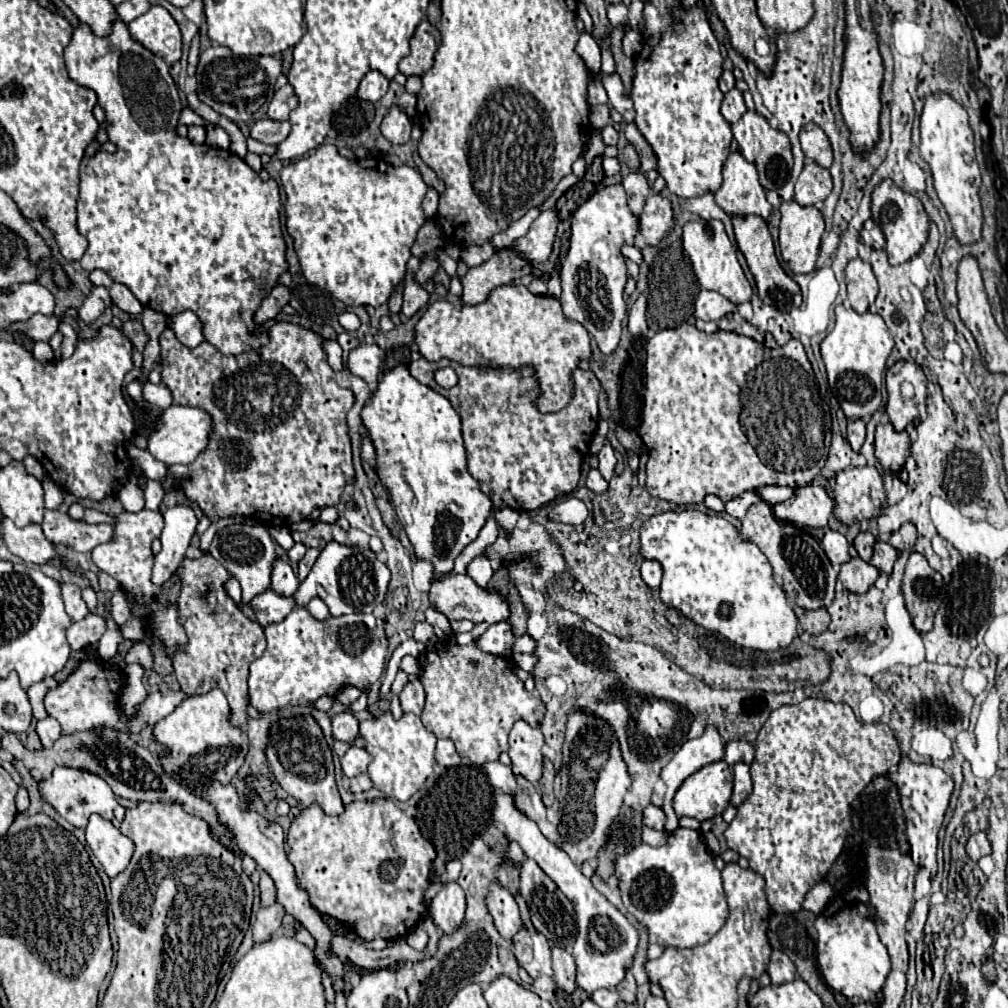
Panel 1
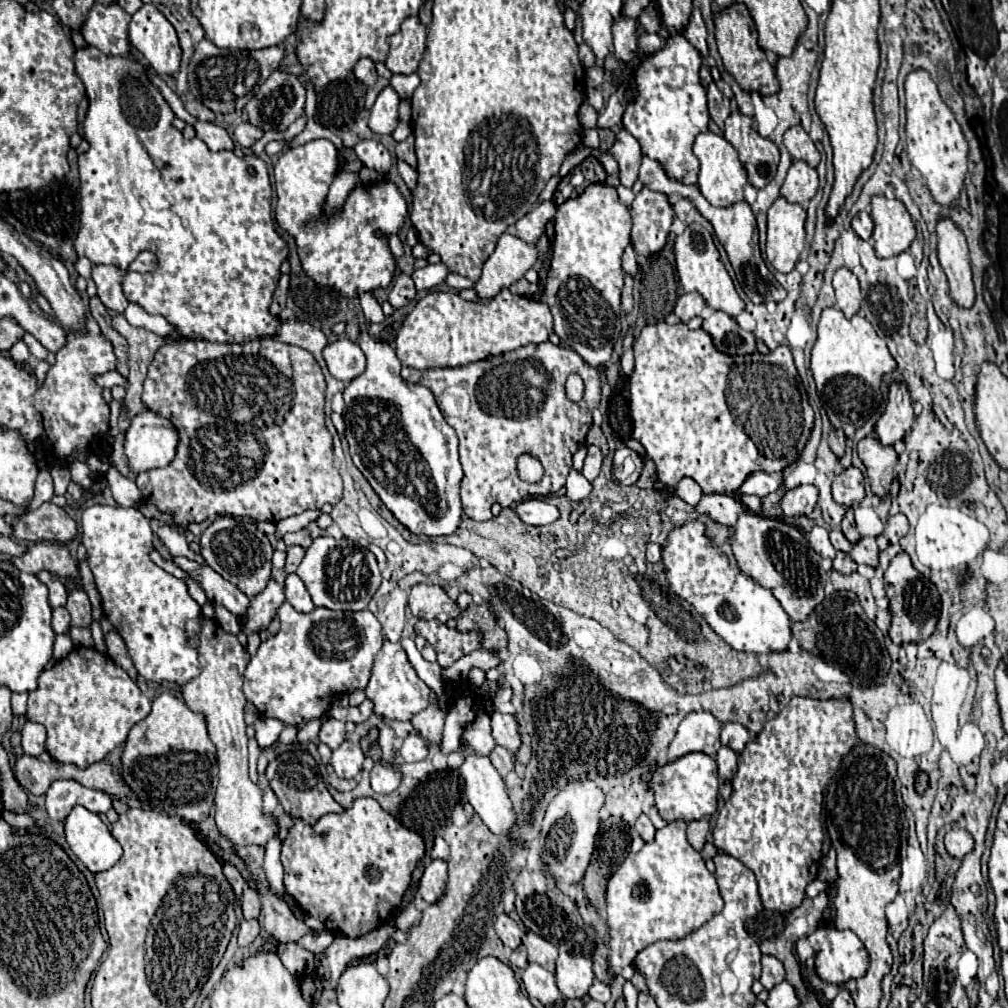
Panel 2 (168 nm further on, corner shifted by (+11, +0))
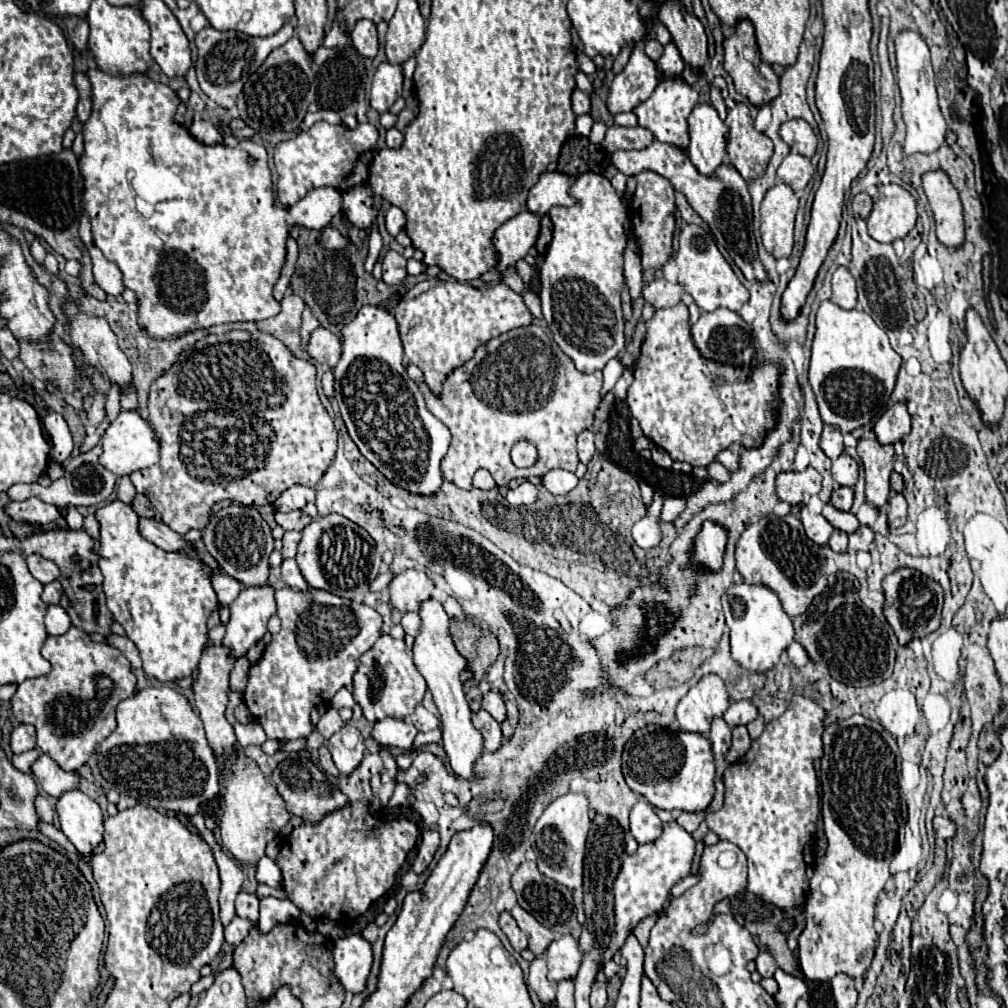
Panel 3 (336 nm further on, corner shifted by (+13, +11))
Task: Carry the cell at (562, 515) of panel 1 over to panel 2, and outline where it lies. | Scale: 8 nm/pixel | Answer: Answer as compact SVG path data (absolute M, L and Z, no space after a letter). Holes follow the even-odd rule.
M525 499L517 505L517 515L527 525L549 525L559 517L559 509L543 499Z

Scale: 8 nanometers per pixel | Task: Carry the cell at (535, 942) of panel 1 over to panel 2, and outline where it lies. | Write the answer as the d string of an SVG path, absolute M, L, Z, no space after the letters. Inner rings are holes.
M531 963L523 971L523 983L525 983L525 989L527 989L529 997L539 999L545 1007L549 1007L557 999L561 999L561 993L559 993L559 989L555 985L553 973L549 973L547 969L543 969L541 965L533 965Z

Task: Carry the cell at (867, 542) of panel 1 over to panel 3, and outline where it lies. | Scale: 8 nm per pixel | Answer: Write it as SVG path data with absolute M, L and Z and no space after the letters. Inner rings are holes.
M839 486L833 490L833 496L831 496L831 504L837 508L837 510L843 510L843 512L849 512L851 504L853 504L853 488L845 488L845 486Z

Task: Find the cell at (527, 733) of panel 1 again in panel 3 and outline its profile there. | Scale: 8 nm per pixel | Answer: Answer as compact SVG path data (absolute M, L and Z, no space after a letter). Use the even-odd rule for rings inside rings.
M489 692L483 696L483 702L481 706L497 720L497 722L503 722L507 718L507 710L505 710L505 702L501 698L499 692Z

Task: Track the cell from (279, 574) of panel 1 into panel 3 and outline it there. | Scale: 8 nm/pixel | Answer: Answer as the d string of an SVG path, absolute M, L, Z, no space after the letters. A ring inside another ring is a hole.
M269 584L243 588L229 608L231 618L223 644L231 648L233 658L239 658L267 632L267 620L275 614L275 590Z

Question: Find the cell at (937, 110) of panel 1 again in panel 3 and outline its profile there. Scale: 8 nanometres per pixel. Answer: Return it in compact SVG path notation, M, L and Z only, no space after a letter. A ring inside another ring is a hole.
M901 32L895 40L895 50L897 50L897 84L901 90L901 110L903 110L903 120L907 126L907 142L905 142L905 152L937 152L947 136L947 122L941 114L939 108L939 98L935 90L935 76L929 60L929 48L925 40L917 32Z

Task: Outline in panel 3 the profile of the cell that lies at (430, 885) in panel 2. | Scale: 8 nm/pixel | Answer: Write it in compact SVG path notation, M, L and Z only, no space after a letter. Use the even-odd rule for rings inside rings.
M423 830L421 842L419 842L419 850L417 850L417 858L415 858L411 870L421 876L425 872L425 868L431 864L437 848L439 848L439 832Z

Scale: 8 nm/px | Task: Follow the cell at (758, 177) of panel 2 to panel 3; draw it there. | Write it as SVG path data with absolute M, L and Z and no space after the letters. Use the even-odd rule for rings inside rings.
M737 104L735 108L727 110L725 124L729 126L727 154L731 164L745 180L763 176L773 154L771 138L755 130L745 104Z

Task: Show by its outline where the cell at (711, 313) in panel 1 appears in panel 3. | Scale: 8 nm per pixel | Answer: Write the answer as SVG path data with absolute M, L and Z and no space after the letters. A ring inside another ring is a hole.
M665 278L649 280L649 284L643 290L645 302L653 304L655 308L671 308L679 304L685 298L685 288L681 284L671 284Z

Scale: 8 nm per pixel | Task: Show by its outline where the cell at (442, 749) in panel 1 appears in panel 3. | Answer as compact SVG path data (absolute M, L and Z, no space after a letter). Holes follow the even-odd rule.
M385 718L375 722L373 726L373 734L371 734L381 746L397 746L397 748L411 748L413 740L417 736L415 726L403 722L403 720L395 720L395 718Z

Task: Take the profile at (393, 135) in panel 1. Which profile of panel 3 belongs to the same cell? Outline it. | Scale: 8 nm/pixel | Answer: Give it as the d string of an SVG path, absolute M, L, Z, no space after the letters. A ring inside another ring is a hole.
M383 62L375 76L373 76L373 86L371 86L371 108L377 112L389 112L393 102L401 96L401 86L403 86L403 74L401 66Z

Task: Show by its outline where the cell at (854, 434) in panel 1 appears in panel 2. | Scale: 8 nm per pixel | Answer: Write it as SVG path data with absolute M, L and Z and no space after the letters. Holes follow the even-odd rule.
M833 429L831 433L829 433L829 439L827 439L827 443L829 443L829 449L835 453L835 457L837 459L841 459L843 457L843 453L845 453L845 433L841 431L841 429Z

